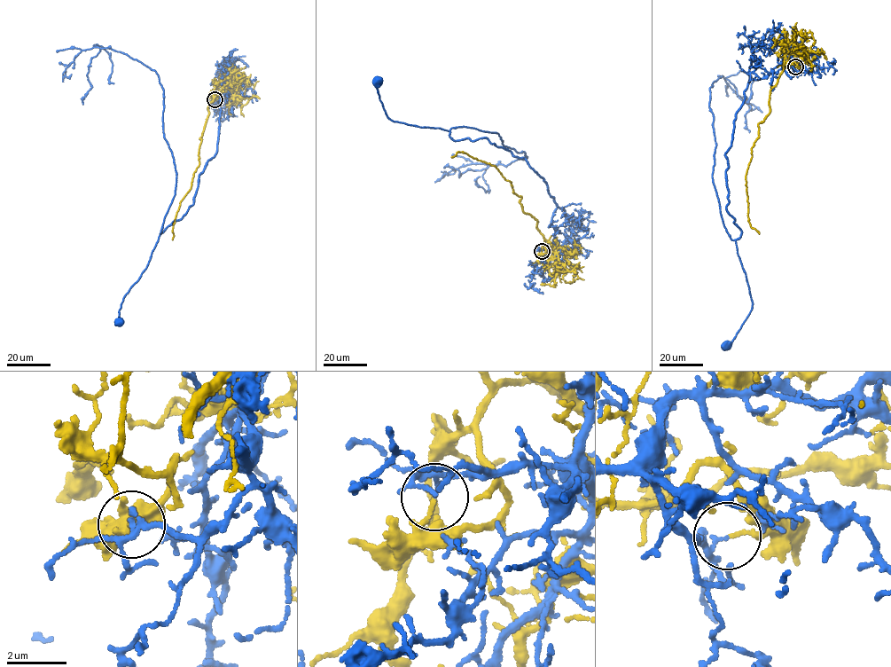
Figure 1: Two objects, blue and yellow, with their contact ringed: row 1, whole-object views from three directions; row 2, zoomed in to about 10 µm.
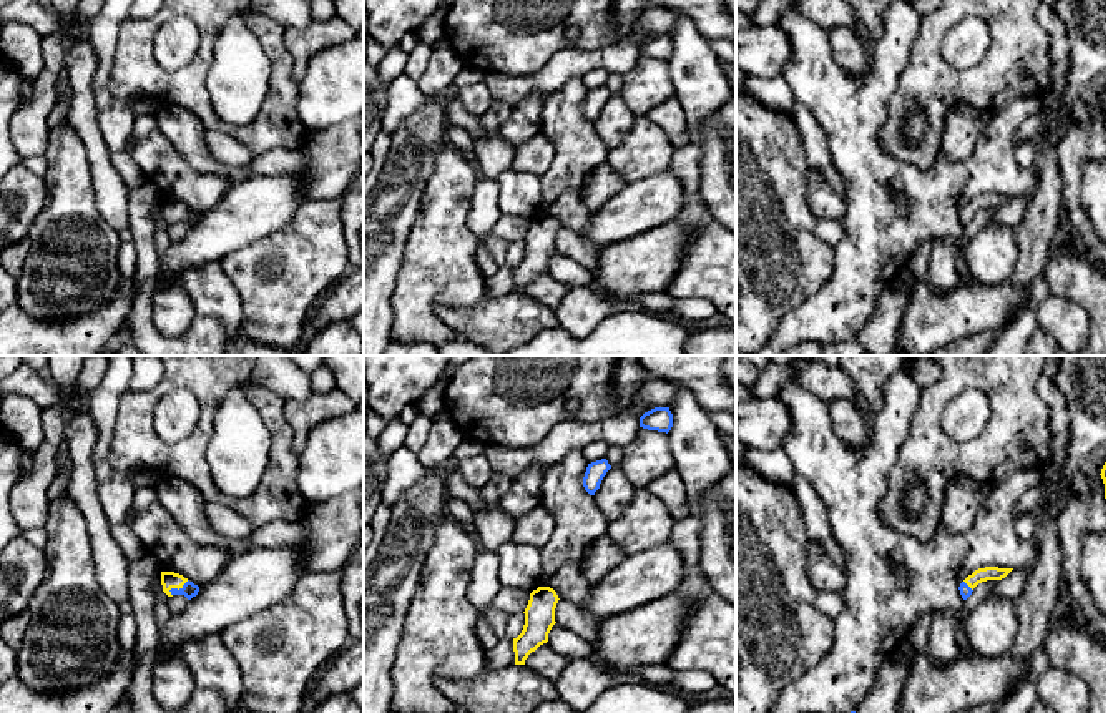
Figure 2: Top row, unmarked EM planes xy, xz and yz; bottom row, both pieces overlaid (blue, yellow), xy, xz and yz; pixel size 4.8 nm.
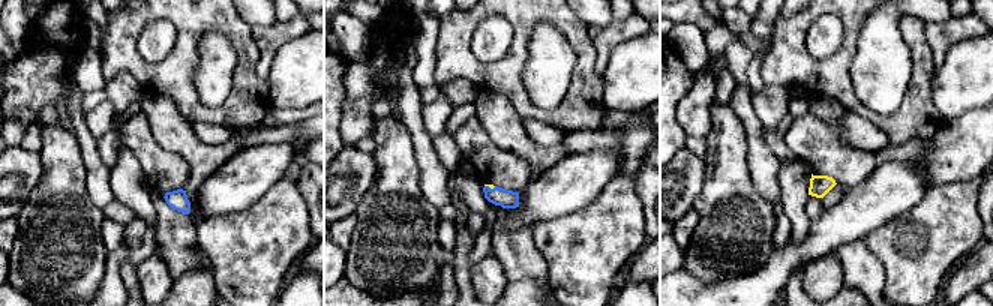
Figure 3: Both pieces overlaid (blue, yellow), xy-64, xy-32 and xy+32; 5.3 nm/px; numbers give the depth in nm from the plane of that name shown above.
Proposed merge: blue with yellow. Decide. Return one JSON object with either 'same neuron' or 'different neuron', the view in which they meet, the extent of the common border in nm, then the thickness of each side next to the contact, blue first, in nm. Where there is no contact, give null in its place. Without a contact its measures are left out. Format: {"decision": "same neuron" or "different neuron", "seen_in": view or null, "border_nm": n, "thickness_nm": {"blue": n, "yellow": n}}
{"decision": "different neuron", "seen_in": "xy", "border_nm": 120, "thickness_nm": {"blue": 70, "yellow": 80}}

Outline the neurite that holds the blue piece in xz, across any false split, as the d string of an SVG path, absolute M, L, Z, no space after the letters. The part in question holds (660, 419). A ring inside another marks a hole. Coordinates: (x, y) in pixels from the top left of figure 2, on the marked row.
M655 407L640 417L640 427L658 432L669 432L673 427L673 414L669 407Z

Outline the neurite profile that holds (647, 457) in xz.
M640 427L636 437L621 450L618 467L636 489L646 489L650 482L674 469L666 432Z

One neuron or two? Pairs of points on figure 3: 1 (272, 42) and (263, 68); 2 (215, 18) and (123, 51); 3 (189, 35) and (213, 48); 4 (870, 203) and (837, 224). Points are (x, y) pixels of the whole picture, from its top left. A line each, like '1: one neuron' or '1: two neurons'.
1: one neuron
2: one neuron
3: two neurons
4: one neuron

